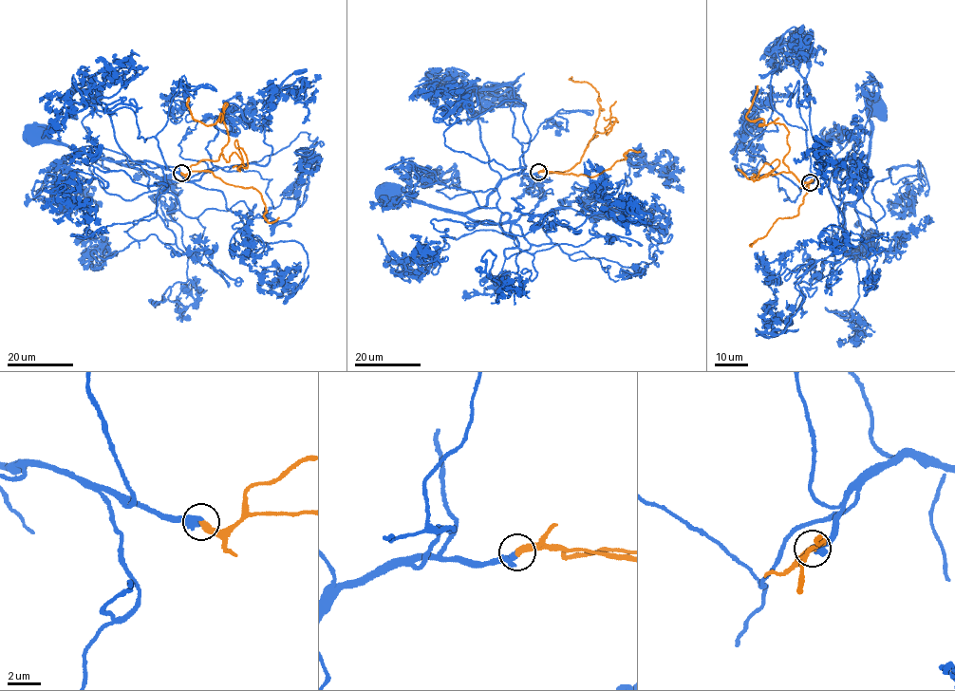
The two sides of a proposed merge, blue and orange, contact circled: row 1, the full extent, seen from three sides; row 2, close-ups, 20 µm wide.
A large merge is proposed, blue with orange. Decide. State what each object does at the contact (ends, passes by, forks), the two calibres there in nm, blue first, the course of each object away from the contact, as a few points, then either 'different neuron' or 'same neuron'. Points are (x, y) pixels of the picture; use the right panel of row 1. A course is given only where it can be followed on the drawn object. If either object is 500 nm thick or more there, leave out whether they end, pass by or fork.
blue ends; orange ends; calibres 320 and 320 nm; course blue (810, 181), (820, 167), (829, 163), (854, 170), (865, 166), (873, 127), (870, 115), (877, 105); course orange (810, 181), (799, 181), (783, 162), (789, 150), (784, 124), (763, 124), (762, 119), (746, 117), (758, 85); same neuron

